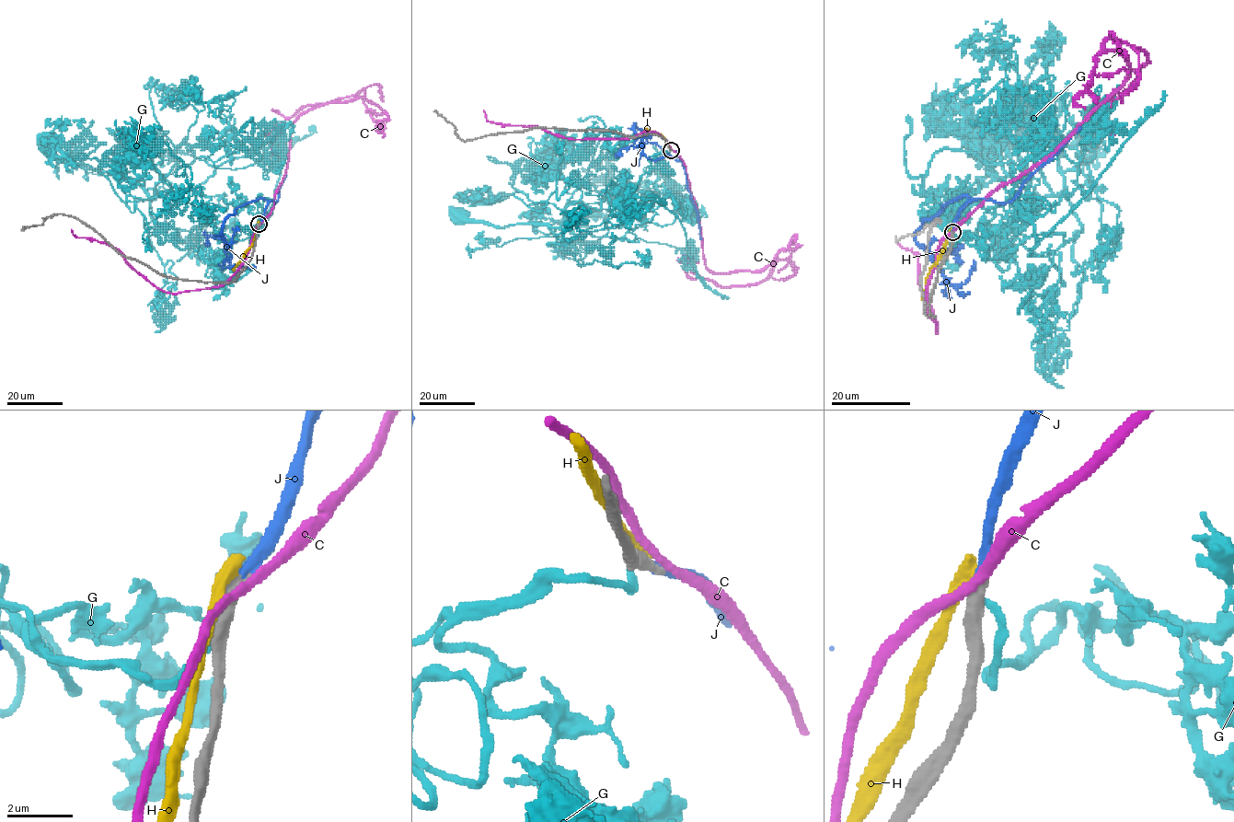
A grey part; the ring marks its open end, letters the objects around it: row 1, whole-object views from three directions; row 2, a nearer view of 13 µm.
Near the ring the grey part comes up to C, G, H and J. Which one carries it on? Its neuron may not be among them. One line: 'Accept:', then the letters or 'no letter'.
Accept: J

